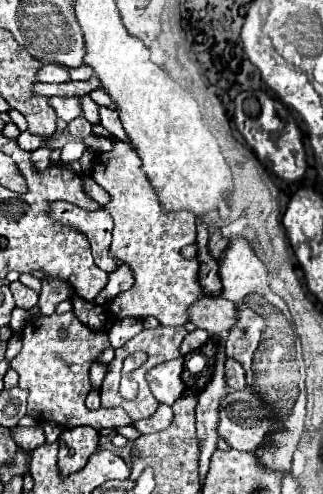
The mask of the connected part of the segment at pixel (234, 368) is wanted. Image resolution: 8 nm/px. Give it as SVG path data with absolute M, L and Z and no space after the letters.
M228 358L226 360L226 384L232 388L232 390L244 390L246 388L246 382L244 382L244 370L240 366L240 362Z

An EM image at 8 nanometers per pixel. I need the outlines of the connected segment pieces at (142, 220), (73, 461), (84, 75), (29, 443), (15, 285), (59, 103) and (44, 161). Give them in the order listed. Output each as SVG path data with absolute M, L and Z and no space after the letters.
M110 136L110 142L114 144L114 149L111 152L102 153L108 154L108 156L102 155L95 160L94 167L92 168L92 178L94 178L94 180L96 180L96 182L110 194L110 202L104 206L104 210L114 218L114 230L112 230L112 236L114 236L114 238L112 238L112 244L110 244L110 254L112 254L116 260L120 260L122 264L126 264L126 266L132 270L134 286L132 286L130 290L118 294L114 300L110 300L110 302L108 302L108 310L110 310L110 314L112 314L114 318L146 318L146 316L154 316L154 318L158 318L160 324L164 324L164 326L182 326L184 322L188 322L188 312L186 312L188 306L194 304L194 302L202 296L202 288L200 288L200 284L198 284L198 260L196 260L196 258L194 258L194 260L186 260L186 258L180 256L180 250L182 250L184 246L196 242L196 218L194 218L194 214L190 214L188 210L180 210L180 212L164 212L164 210L160 208L160 204L158 204L158 198L156 198L154 190L150 188L150 184L148 184L144 172L140 170L140 158L138 158L138 154L136 154L124 140L118 140L116 136Z
M90 426L64 428L58 438L58 446L58 470L64 476L70 476L86 466L90 454L98 446L98 432Z
M85 64L78 68L63 67L68 71L70 80L73 81L86 81L90 79L93 74L92 68Z
M32 426L32 428L12 428L12 438L16 446L22 446L22 450L36 450L38 446L44 444L44 430L42 426Z
M12 282L10 284L10 292L14 296L14 302L18 308L24 308L24 310L32 310L36 304L38 304L38 294L26 286L22 286L22 282Z
M48 98L48 102L54 108L56 116L66 122L82 116L82 110L80 110L80 104L76 98Z
M38 148L30 152L32 162L34 162L34 170L46 170L50 166L50 150L48 148Z

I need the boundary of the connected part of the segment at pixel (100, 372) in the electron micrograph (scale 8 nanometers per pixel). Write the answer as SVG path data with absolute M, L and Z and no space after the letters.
M94 362L94 364L92 364L92 368L90 368L90 382L92 382L92 386L94 386L94 388L100 388L104 374L106 374L106 366L102 366L102 364L96 364L96 362Z

